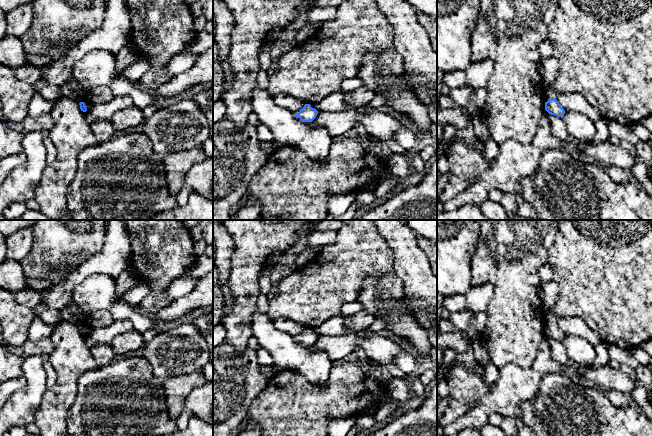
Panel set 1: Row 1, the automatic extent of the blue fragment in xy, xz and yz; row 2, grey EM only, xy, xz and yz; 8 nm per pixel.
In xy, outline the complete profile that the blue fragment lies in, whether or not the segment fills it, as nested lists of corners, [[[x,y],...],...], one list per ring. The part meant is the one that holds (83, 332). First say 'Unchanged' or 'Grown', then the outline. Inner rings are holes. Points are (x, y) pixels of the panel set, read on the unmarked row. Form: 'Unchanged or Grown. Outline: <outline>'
Grown. Outline: [[[82,312],[81,315],[77,318],[75,323],[78,325],[80,329],[81,335],[84,337],[90,333],[90,331],[93,329],[92,326],[90,325],[90,319],[92,317],[91,313],[85,313]]]

